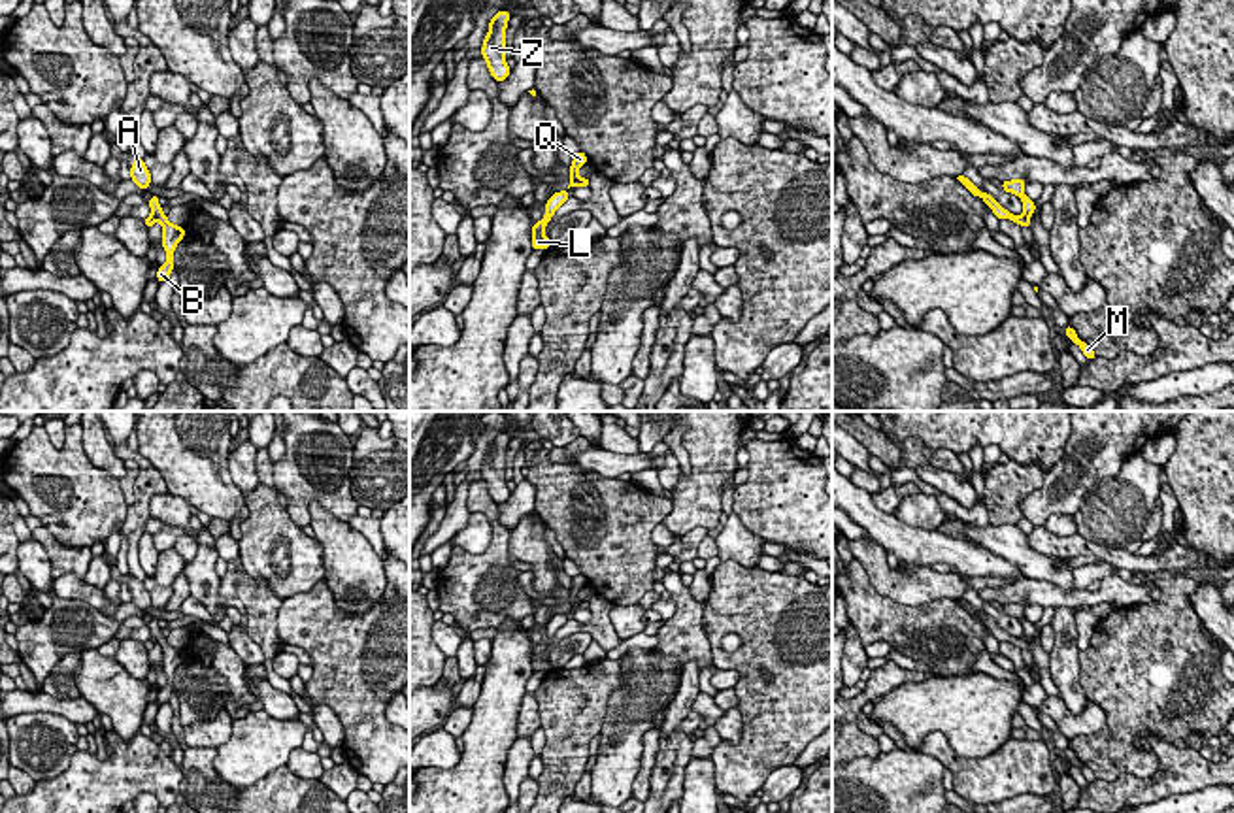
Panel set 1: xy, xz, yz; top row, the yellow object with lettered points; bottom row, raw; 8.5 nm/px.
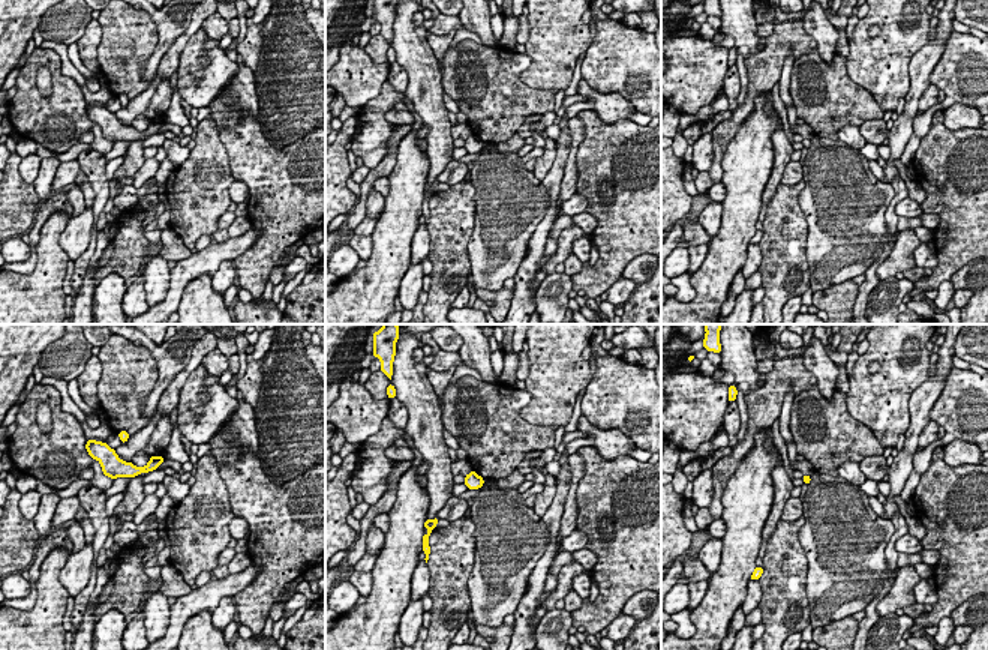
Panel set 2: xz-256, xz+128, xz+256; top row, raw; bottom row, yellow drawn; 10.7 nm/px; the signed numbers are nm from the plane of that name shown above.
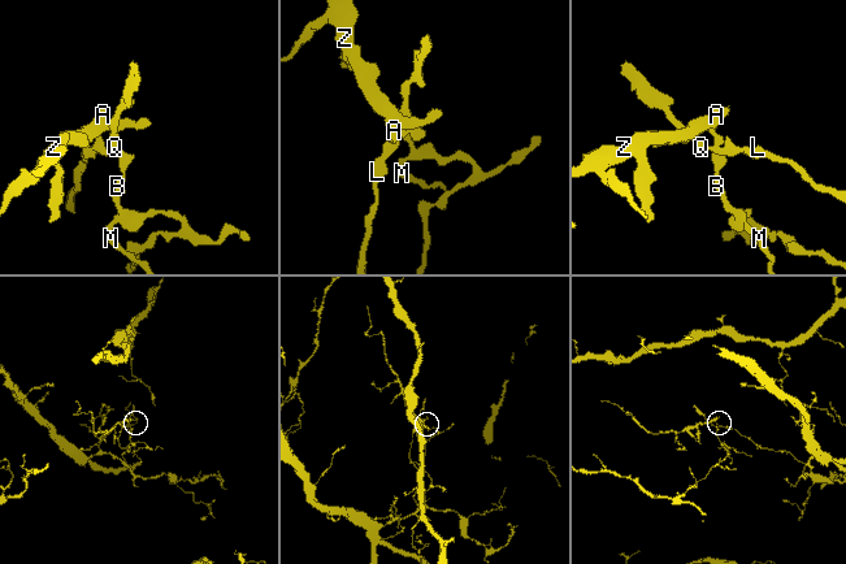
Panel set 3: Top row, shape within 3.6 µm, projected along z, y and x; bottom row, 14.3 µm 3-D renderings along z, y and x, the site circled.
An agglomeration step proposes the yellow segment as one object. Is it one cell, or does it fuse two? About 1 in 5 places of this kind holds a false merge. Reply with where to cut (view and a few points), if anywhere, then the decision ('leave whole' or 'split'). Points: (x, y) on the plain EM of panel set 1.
yz (1023, 638), (1029, 640) | split

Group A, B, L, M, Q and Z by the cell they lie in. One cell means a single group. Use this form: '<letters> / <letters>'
A B M Z / L Q

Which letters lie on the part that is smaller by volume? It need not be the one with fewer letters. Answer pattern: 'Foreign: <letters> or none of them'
Foreign: A, B, M, Z

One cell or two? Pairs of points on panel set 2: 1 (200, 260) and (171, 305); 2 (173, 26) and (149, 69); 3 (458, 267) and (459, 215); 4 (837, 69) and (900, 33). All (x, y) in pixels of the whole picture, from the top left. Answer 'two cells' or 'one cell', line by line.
1: one cell
2: one cell
3: one cell
4: two cells

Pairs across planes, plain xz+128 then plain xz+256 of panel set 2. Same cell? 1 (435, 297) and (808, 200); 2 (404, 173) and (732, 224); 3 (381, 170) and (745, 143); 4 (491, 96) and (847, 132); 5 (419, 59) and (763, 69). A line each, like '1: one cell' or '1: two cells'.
1: two cells
2: one cell
3: two cells
4: two cells
5: two cells

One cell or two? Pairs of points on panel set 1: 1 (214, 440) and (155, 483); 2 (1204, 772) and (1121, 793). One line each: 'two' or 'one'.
1: two
2: one

